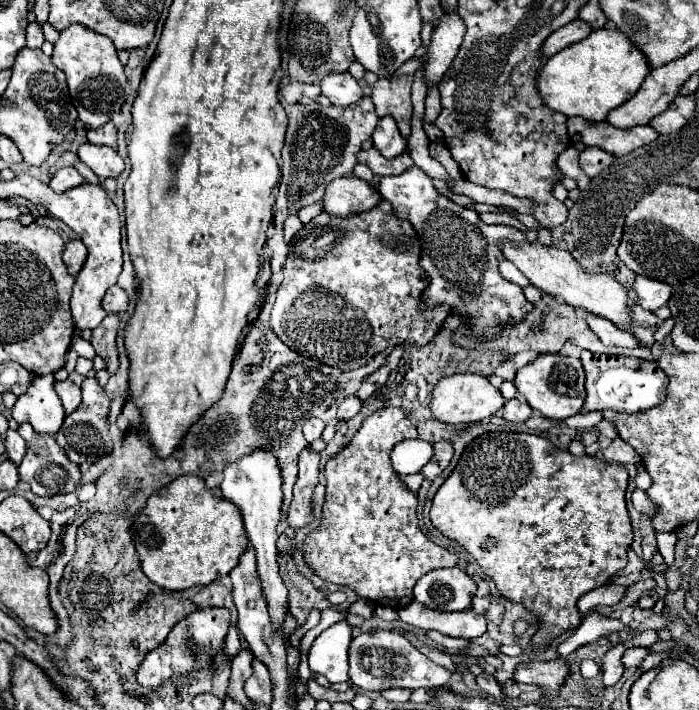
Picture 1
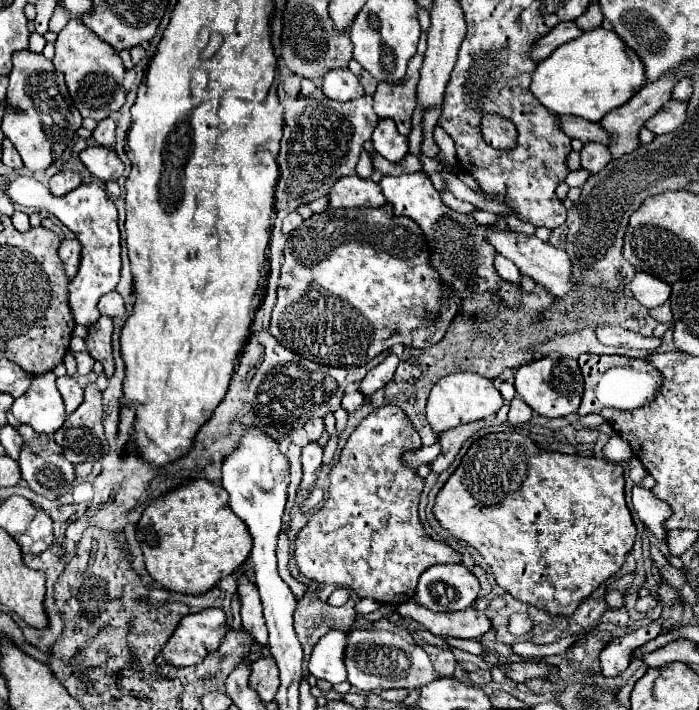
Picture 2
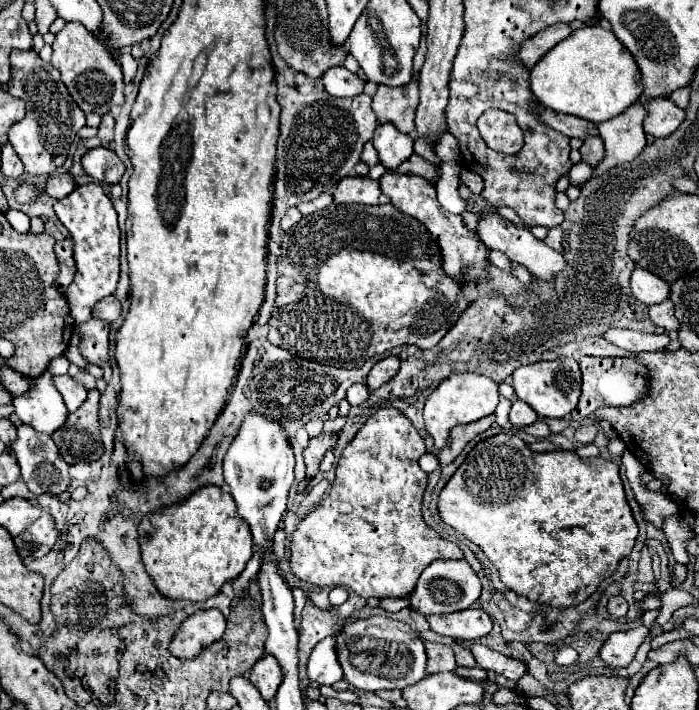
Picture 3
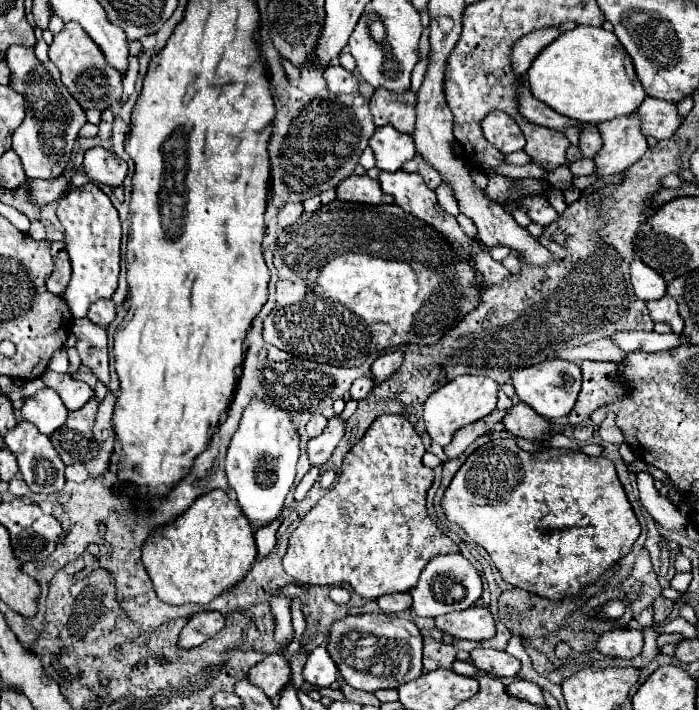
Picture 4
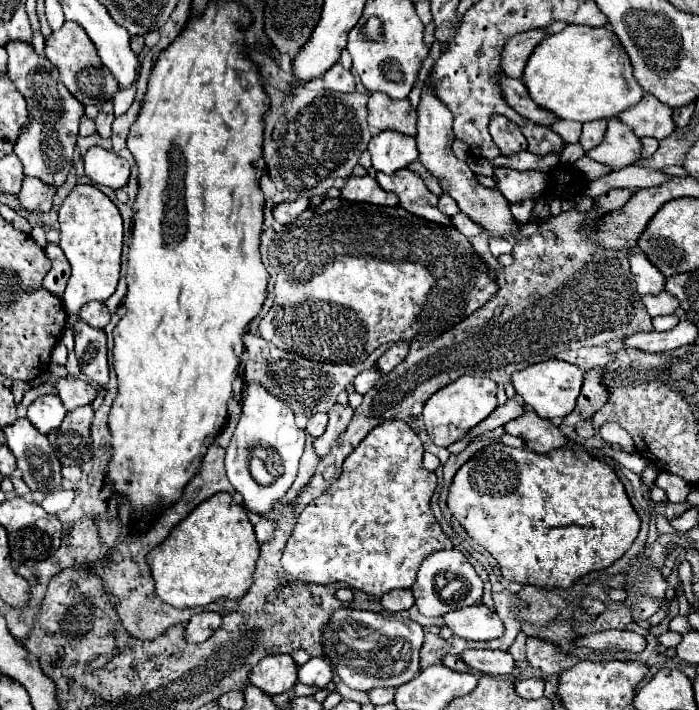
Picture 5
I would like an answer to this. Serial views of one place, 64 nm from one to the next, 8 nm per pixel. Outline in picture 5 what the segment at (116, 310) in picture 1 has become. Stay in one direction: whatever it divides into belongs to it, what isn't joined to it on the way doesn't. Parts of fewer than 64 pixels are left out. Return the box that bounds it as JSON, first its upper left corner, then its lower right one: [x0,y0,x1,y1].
[80,302,110,328]

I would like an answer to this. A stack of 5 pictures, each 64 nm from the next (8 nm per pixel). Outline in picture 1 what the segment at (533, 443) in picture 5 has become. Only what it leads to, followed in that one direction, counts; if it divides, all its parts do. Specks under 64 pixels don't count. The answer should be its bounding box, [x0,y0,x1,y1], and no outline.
[502,398,532,422]

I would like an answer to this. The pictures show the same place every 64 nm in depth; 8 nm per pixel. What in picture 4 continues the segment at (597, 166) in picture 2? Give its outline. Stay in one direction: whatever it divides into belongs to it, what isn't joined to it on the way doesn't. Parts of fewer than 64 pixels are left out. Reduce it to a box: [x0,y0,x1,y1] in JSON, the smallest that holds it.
[580,124,602,160]

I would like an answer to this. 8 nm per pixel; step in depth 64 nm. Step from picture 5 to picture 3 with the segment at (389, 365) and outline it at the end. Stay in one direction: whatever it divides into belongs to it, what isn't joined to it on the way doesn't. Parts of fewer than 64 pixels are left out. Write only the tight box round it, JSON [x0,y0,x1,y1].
[366,356,400,392]

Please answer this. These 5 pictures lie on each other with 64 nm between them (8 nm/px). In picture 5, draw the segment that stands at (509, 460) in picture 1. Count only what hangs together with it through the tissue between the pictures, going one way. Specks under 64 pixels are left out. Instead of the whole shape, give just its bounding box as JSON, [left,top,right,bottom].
[446,442,640,590]

